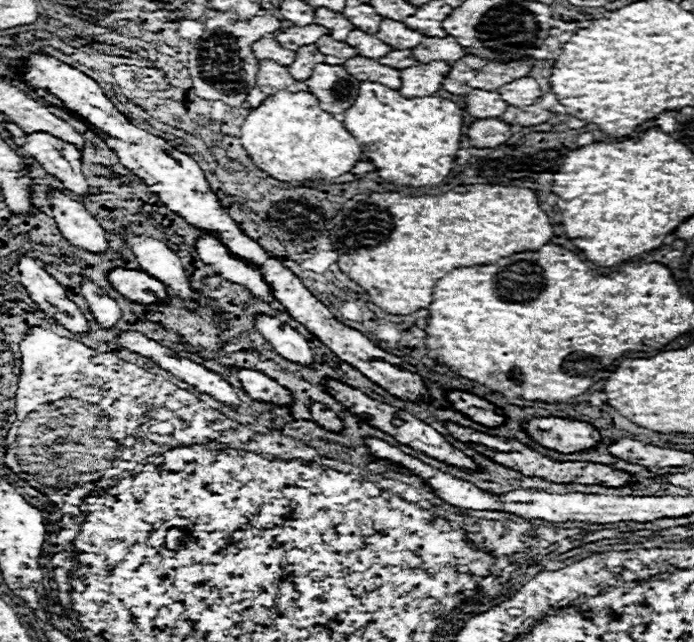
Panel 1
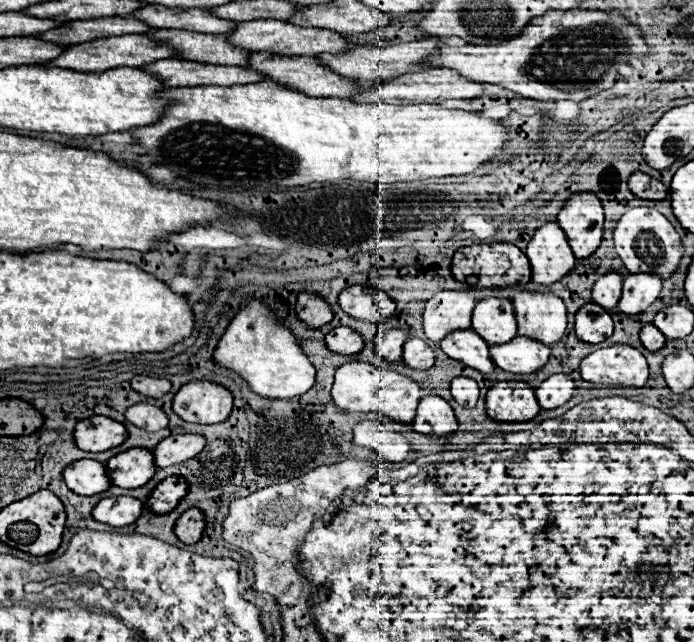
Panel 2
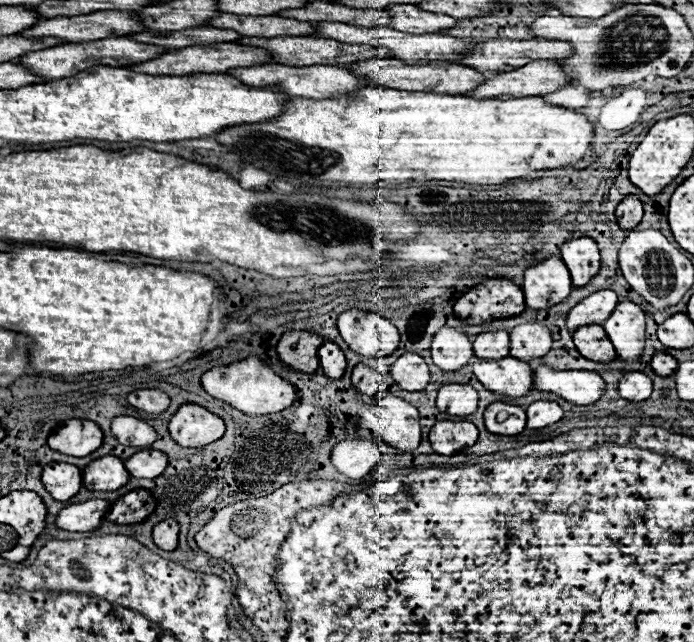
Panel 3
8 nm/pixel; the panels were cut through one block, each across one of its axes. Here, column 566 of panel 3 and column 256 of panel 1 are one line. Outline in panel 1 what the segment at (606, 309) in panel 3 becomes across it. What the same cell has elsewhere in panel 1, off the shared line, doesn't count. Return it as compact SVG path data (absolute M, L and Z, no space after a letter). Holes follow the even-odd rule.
M268 314L256 316L256 328L270 340L274 350L284 356L286 360L292 360L296 364L312 364L312 348L308 346L308 340L304 340L294 328L288 324L282 324L278 318Z

